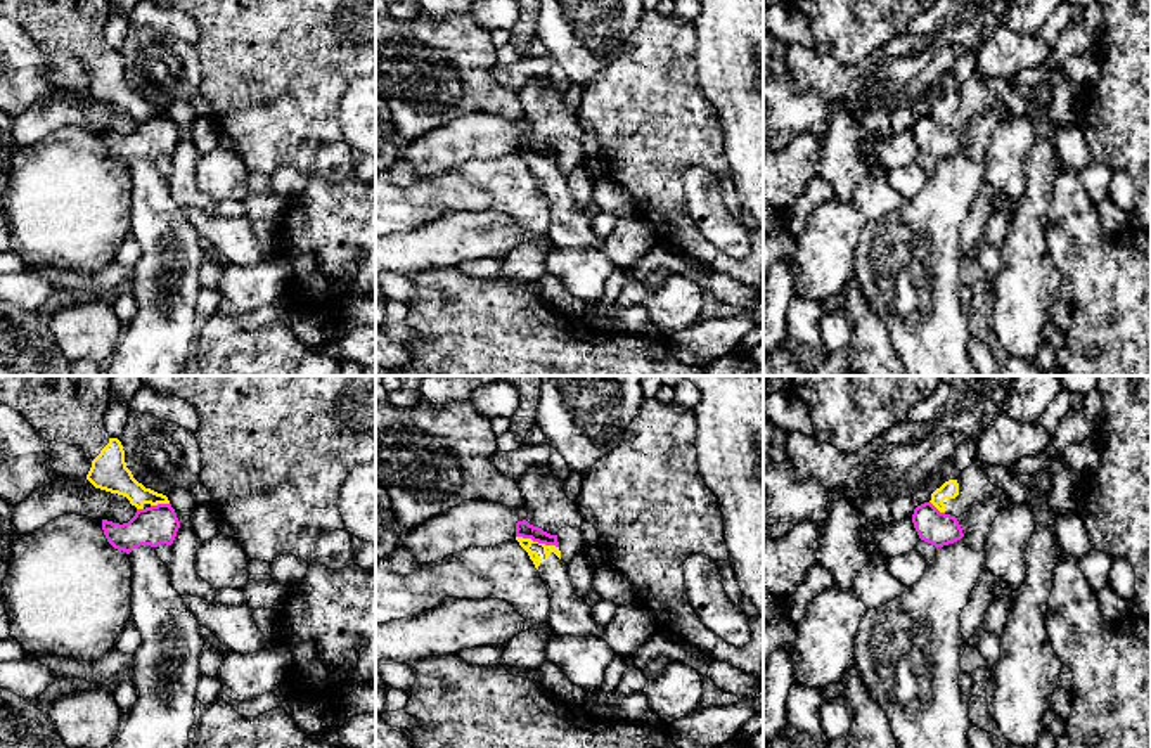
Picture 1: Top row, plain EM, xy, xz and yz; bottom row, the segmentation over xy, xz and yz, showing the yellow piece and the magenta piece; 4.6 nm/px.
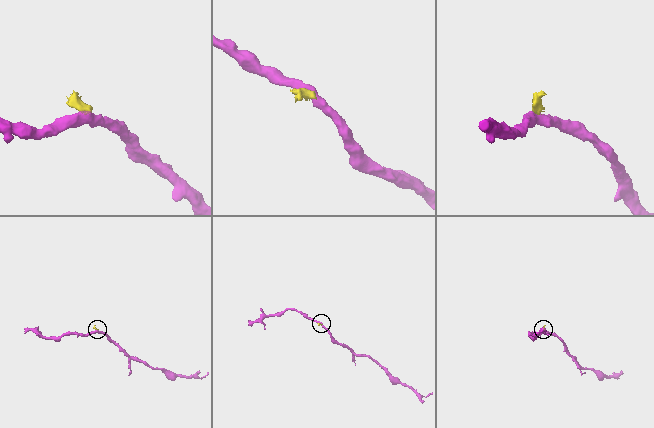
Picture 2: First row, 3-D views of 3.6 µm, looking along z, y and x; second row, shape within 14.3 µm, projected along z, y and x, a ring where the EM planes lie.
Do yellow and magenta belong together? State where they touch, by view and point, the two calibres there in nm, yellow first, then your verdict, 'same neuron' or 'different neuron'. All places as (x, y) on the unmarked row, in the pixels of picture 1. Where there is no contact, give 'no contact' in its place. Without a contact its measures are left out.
xz (537, 154) | 50/80 nm | different neuron

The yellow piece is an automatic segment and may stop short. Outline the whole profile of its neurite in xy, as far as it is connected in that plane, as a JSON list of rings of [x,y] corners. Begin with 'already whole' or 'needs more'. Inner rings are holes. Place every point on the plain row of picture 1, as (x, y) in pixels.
needs more; [[[0,0],[0,14],[19,24],[45,52],[83,62],[92,76],[87,92],[123,107],[137,121],[170,116],[138,95],[125,74],[118,50],[104,38],[109,0]]]

